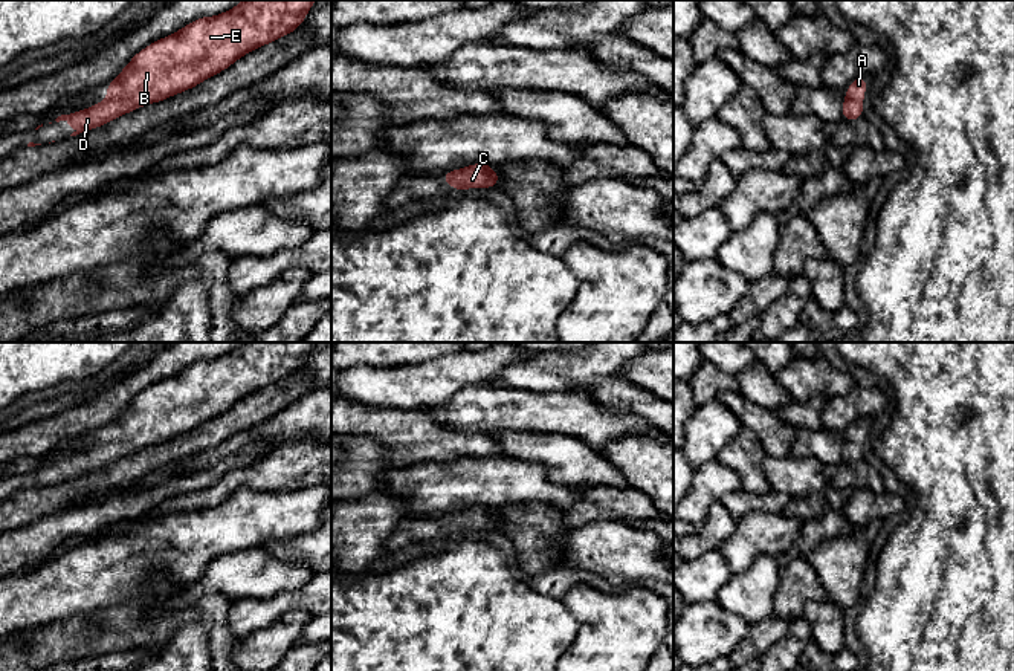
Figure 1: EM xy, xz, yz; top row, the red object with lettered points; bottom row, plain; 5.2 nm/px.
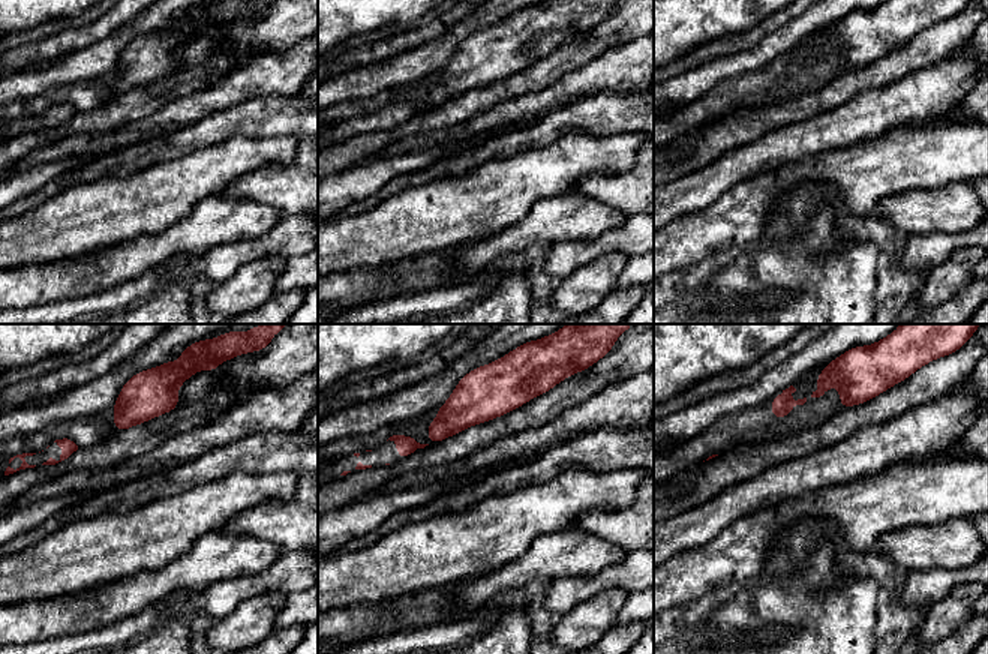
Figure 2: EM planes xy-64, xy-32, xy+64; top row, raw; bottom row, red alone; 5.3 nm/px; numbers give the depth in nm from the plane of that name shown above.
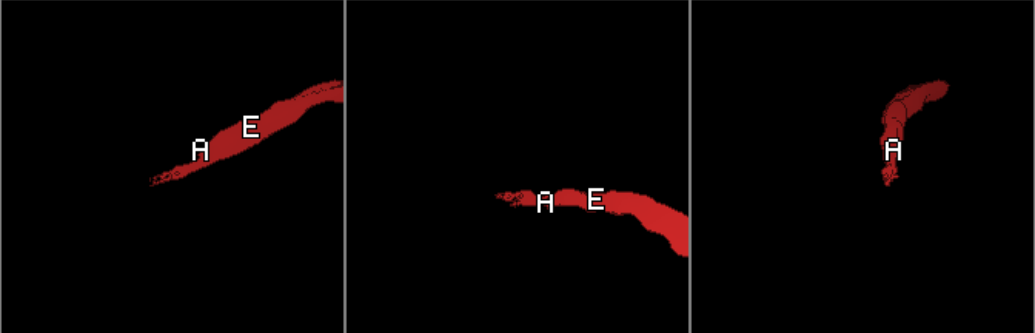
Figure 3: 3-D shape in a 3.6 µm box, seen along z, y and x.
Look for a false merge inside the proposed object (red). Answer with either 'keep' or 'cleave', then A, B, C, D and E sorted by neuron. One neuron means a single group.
keep | A B C D E

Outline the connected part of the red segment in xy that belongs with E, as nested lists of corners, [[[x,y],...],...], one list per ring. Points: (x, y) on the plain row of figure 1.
[[[243,342],[220,358],[197,361],[136,396],[108,425],[107,443],[55,463],[75,469],[70,478],[76,478],[192,431],[243,397],[296,373],[315,344]]]

